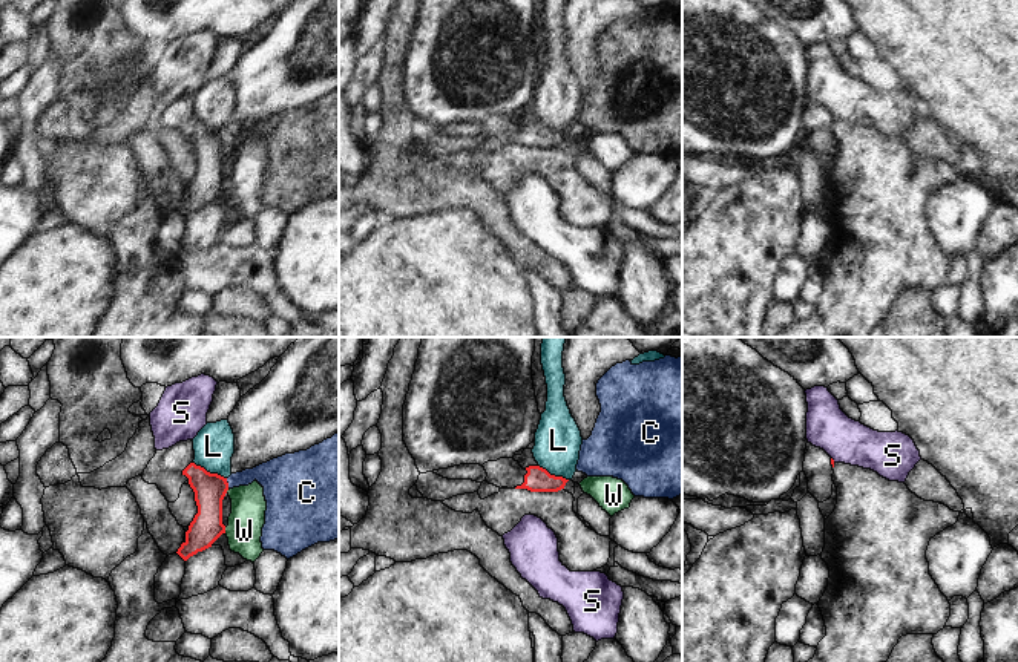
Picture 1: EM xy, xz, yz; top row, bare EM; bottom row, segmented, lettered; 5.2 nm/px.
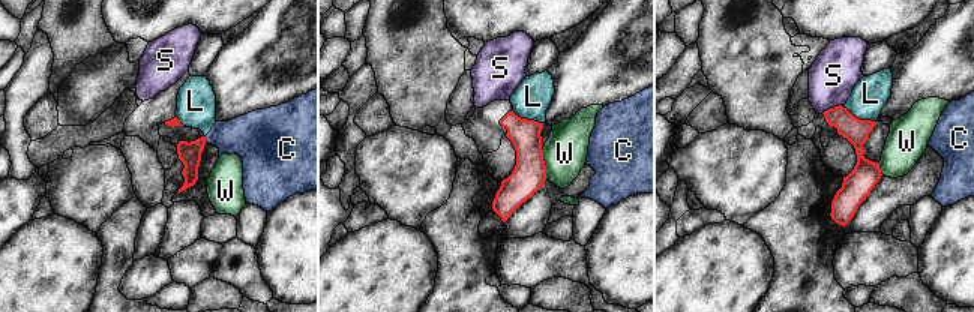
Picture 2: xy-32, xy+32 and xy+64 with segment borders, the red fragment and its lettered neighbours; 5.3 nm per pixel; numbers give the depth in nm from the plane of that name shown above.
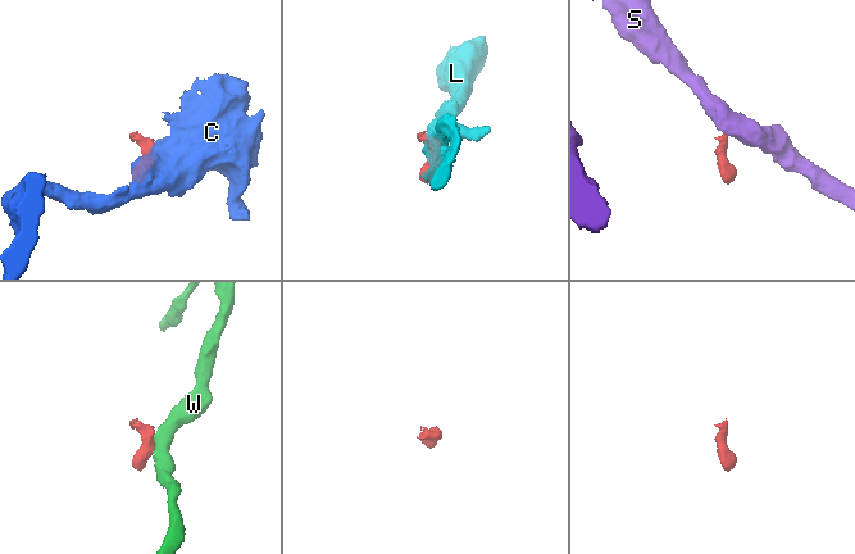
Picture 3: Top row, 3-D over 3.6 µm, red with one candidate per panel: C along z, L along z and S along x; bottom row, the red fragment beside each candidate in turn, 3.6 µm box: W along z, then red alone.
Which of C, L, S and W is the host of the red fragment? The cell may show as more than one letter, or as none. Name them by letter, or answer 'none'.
none

